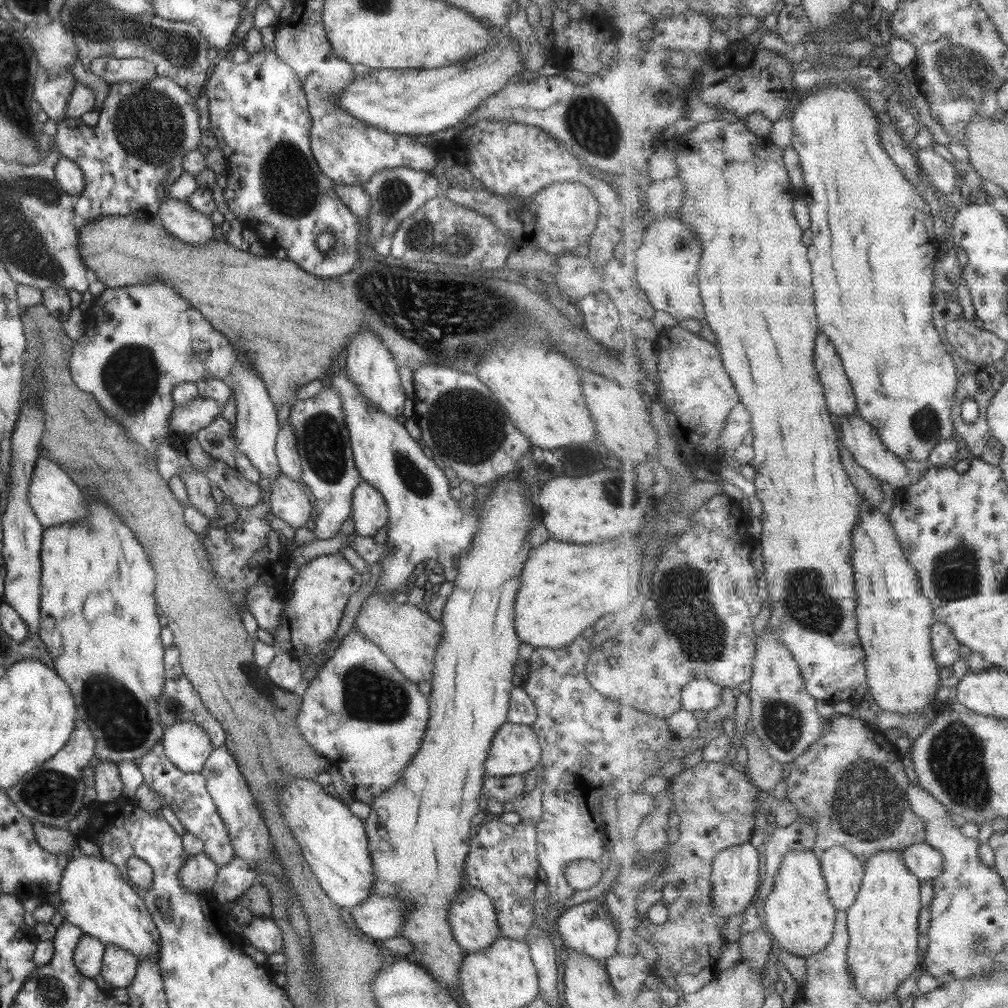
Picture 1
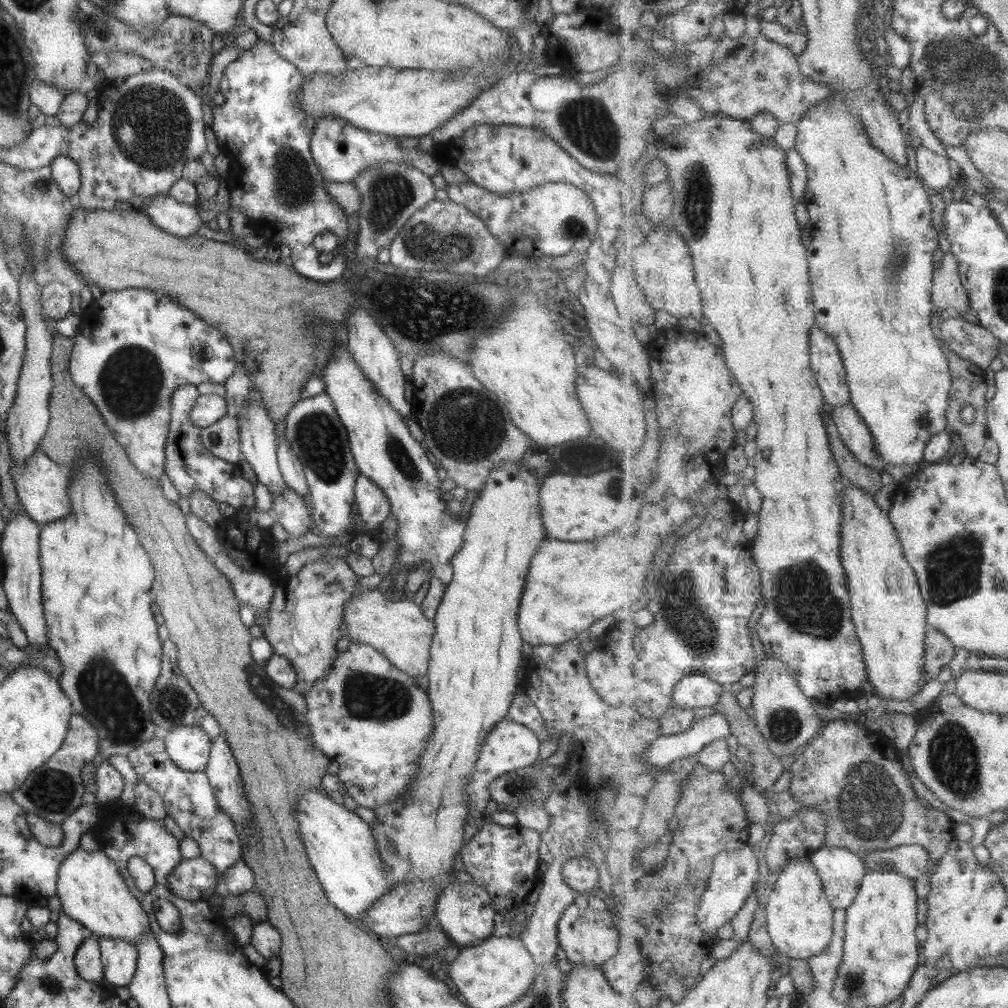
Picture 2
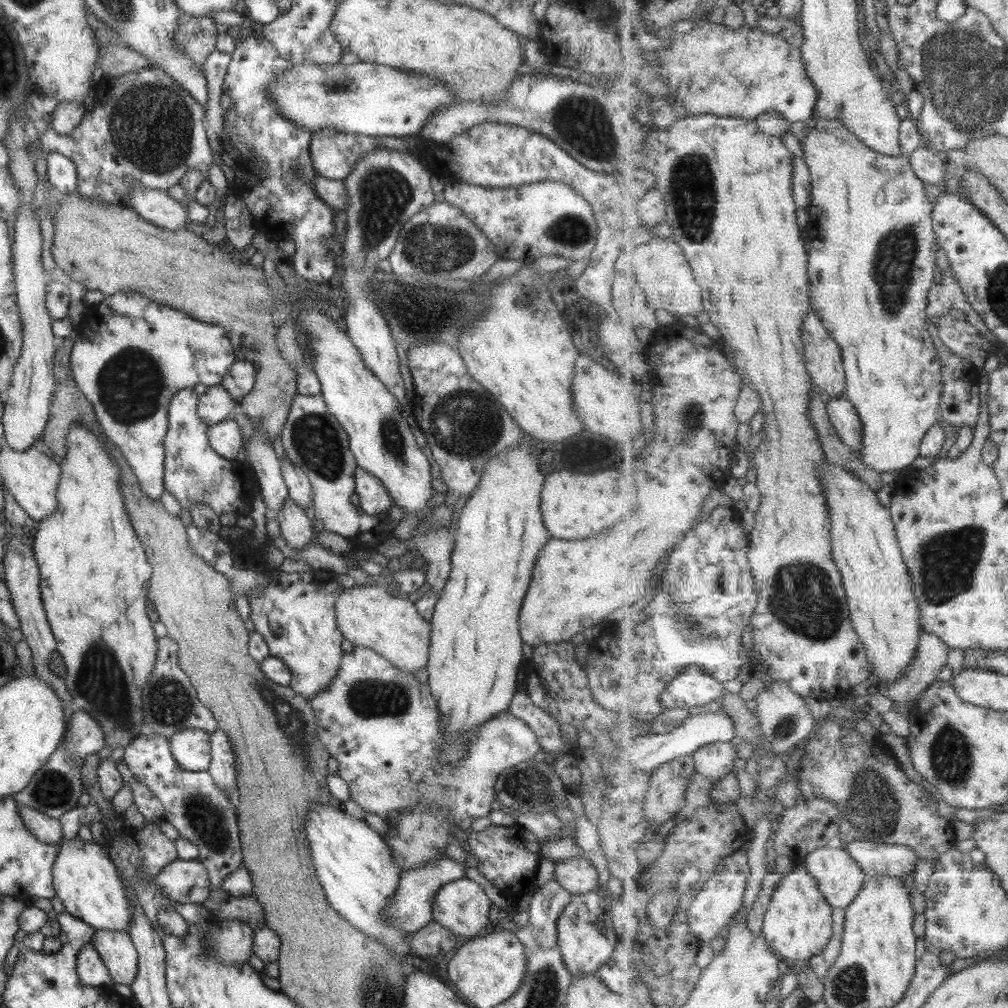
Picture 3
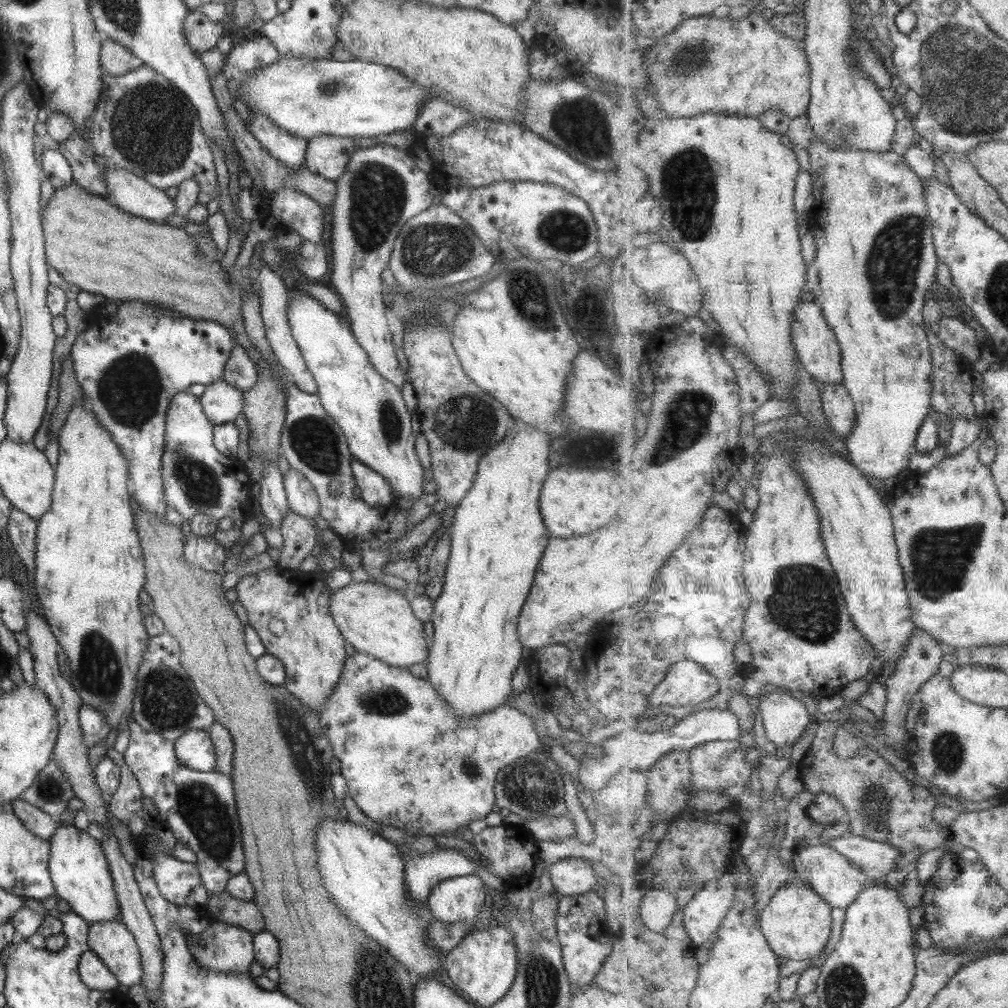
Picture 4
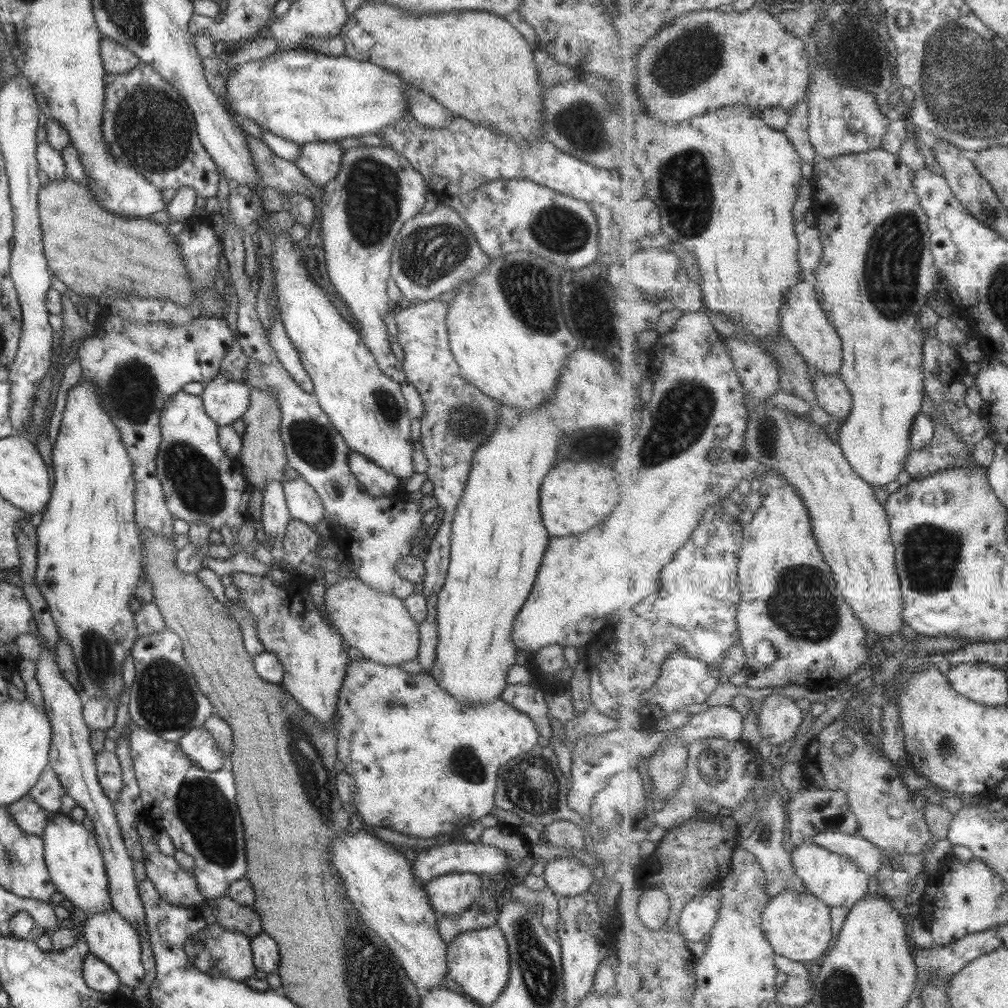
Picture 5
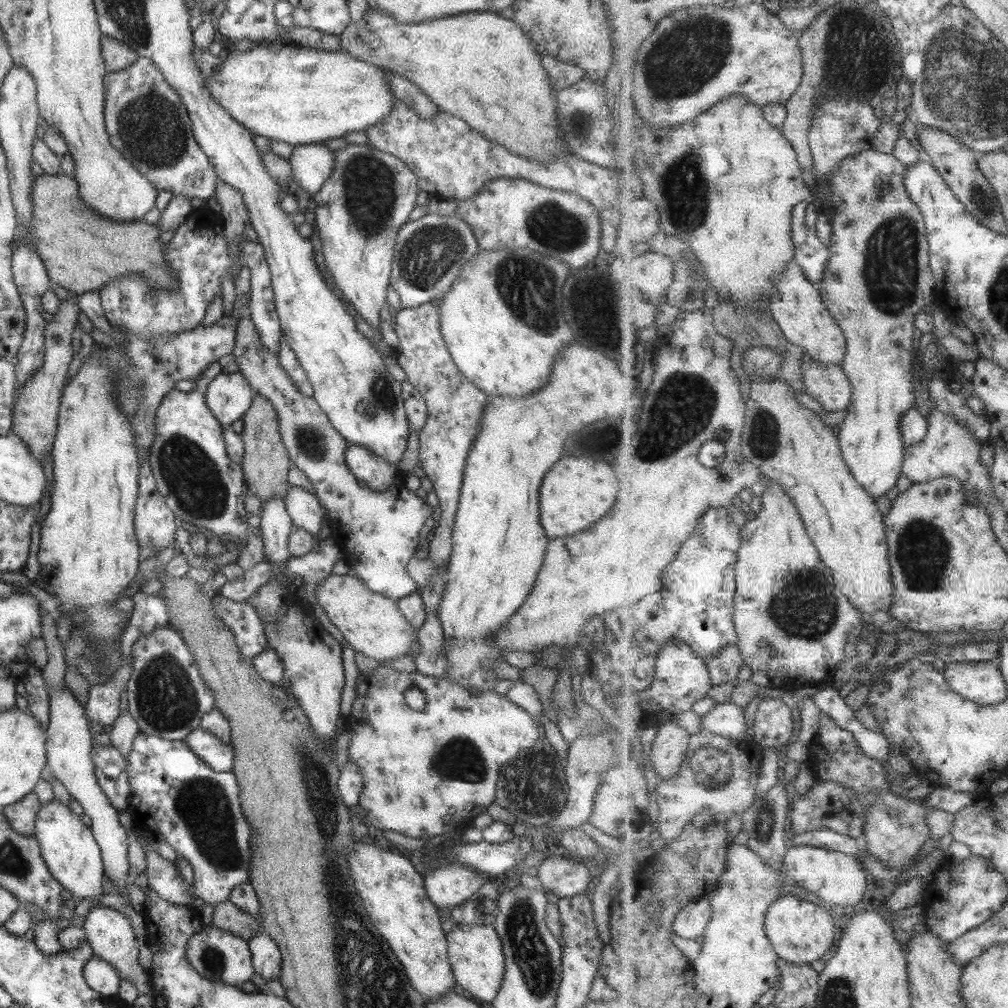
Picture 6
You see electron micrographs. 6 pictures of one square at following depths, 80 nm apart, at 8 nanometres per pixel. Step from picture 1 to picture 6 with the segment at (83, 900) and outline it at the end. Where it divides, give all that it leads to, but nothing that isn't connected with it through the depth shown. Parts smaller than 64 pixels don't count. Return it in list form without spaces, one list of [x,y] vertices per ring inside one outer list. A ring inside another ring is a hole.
[[[55,797],[48,803],[41,804],[35,816],[32,836],[38,842],[41,858],[51,876],[63,889],[71,892],[76,902],[83,899],[92,901],[101,894],[104,870],[98,844],[89,827],[83,825],[68,806],[61,804]]]

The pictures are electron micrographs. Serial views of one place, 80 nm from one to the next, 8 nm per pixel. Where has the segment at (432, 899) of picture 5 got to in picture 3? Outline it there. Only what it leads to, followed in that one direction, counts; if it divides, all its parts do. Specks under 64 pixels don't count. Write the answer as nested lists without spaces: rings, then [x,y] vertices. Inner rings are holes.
[[[463,876],[453,882],[445,883],[437,889],[430,903],[430,918],[463,941],[488,930],[490,927],[487,920],[489,902],[479,884]]]

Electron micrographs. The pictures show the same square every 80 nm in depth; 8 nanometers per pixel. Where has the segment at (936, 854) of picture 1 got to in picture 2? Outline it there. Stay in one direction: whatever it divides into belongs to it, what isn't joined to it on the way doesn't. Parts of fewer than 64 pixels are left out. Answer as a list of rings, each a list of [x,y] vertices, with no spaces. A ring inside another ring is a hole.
[[[901,845],[891,850],[871,851],[864,861],[869,869],[895,866],[901,874],[913,879],[919,878],[921,874],[931,877],[935,872],[935,866],[930,864],[929,851],[920,845]]]

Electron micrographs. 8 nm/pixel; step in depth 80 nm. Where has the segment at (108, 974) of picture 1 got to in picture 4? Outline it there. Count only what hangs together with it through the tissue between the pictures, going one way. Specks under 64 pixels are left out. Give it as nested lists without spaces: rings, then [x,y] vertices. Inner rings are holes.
[[[120,920],[88,923],[86,943],[88,950],[97,955],[97,958],[117,979],[118,984],[127,986],[131,990],[134,990],[136,985],[140,984],[142,975],[140,952],[133,935]]]

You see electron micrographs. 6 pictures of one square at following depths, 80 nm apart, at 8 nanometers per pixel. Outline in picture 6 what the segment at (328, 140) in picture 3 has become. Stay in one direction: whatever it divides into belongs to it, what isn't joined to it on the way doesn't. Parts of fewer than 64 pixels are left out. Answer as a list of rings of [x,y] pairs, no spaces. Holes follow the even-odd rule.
[[[323,143],[292,147],[287,161],[294,182],[293,187],[303,189],[310,196],[315,195],[332,169],[332,152]]]

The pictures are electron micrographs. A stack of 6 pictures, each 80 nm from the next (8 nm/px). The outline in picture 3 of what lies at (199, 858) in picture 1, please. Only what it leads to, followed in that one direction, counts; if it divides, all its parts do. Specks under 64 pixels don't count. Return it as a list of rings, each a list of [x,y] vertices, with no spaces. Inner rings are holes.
[[[179,860],[168,862],[161,867],[159,874],[154,876],[154,883],[169,900],[179,904],[202,904],[211,890],[203,865],[197,860]]]

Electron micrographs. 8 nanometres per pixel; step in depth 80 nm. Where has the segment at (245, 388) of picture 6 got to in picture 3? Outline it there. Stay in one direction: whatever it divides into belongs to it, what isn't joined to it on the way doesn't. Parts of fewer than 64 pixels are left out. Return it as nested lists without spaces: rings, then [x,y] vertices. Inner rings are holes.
[[[216,384],[198,395],[197,416],[210,427],[232,418],[236,403],[220,384]]]

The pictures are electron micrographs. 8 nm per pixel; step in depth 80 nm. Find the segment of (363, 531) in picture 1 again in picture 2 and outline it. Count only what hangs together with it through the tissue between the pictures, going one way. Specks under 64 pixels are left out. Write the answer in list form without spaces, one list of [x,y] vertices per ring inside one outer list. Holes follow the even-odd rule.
[[[357,473],[354,480],[354,502],[356,515],[362,520],[363,532],[377,528],[390,512],[388,498],[361,473]]]

